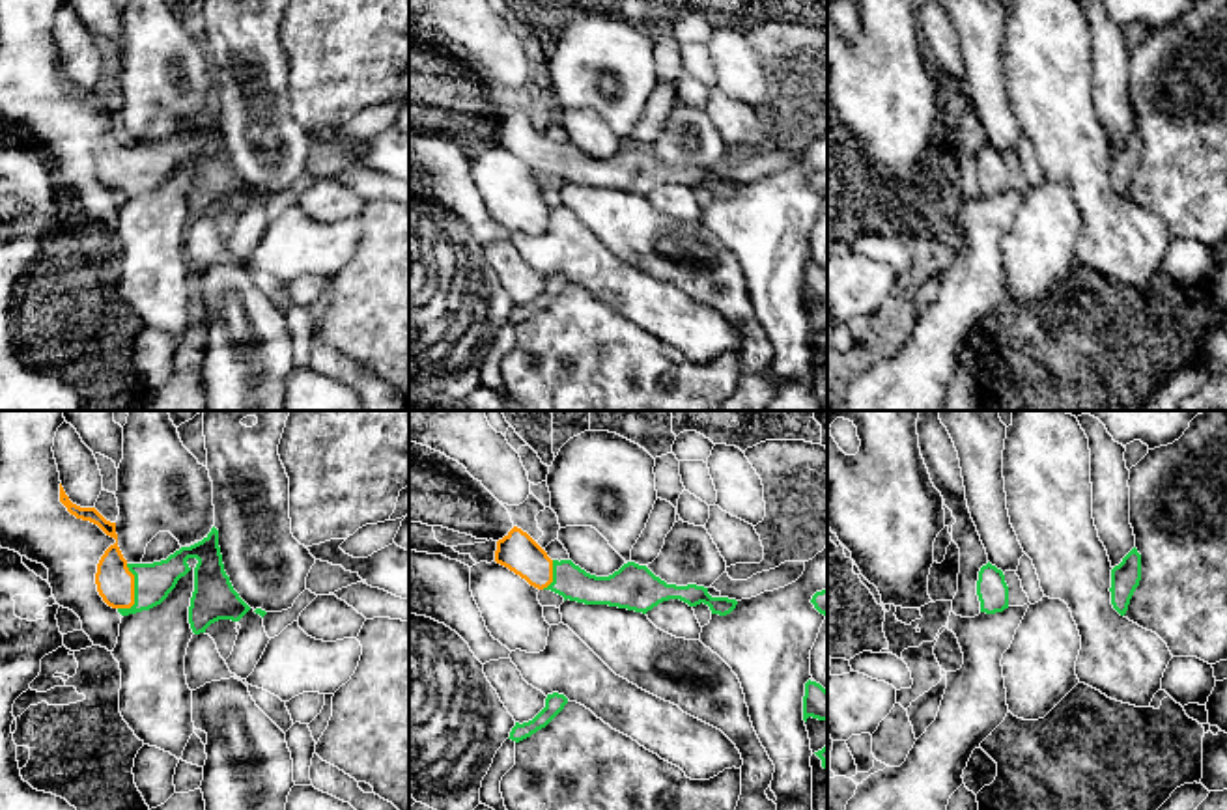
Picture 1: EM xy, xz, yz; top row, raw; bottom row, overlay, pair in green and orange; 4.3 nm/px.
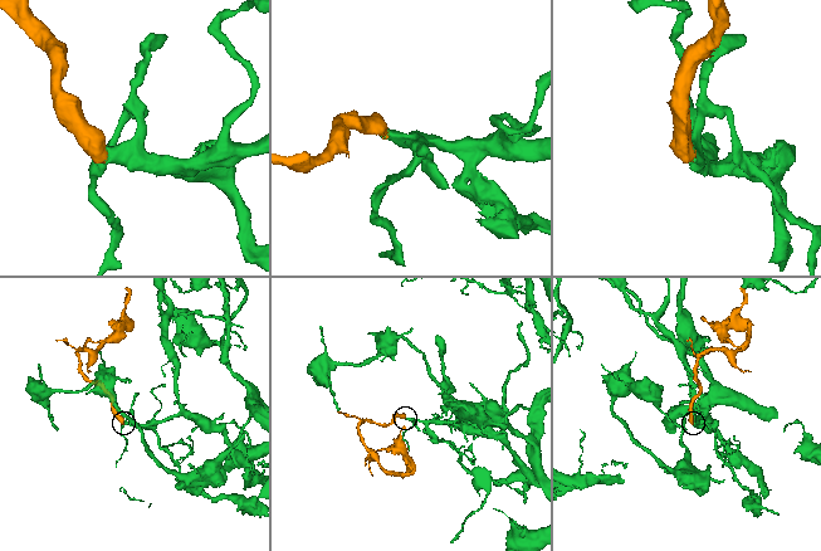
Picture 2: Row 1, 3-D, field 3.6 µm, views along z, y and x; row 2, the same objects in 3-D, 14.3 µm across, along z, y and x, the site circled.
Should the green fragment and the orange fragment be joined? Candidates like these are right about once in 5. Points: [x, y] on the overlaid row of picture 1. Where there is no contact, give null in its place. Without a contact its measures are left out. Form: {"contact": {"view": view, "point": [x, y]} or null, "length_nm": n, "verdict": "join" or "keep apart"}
{"contact": {"view": "xy", "point": [135, 592]}, "length_nm": 200, "verdict": "join"}

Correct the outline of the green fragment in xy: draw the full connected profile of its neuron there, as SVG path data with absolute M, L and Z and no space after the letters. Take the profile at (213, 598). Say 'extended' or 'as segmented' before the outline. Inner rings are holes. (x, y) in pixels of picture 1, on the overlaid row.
extended; M60 483L60 502L71 515L97 524L106 536L114 538L97 564L95 584L103 601L121 616L149 610L161 605L185 577L190 567L189 558L196 558L194 592L189 607L189 623L194 635L219 620L239 621L250 607L233 590L224 571L219 547L219 530L211 532L190 547L181 547L166 560L153 564L129 564L120 547L116 523L106 521L95 508L80 508L69 500Z

